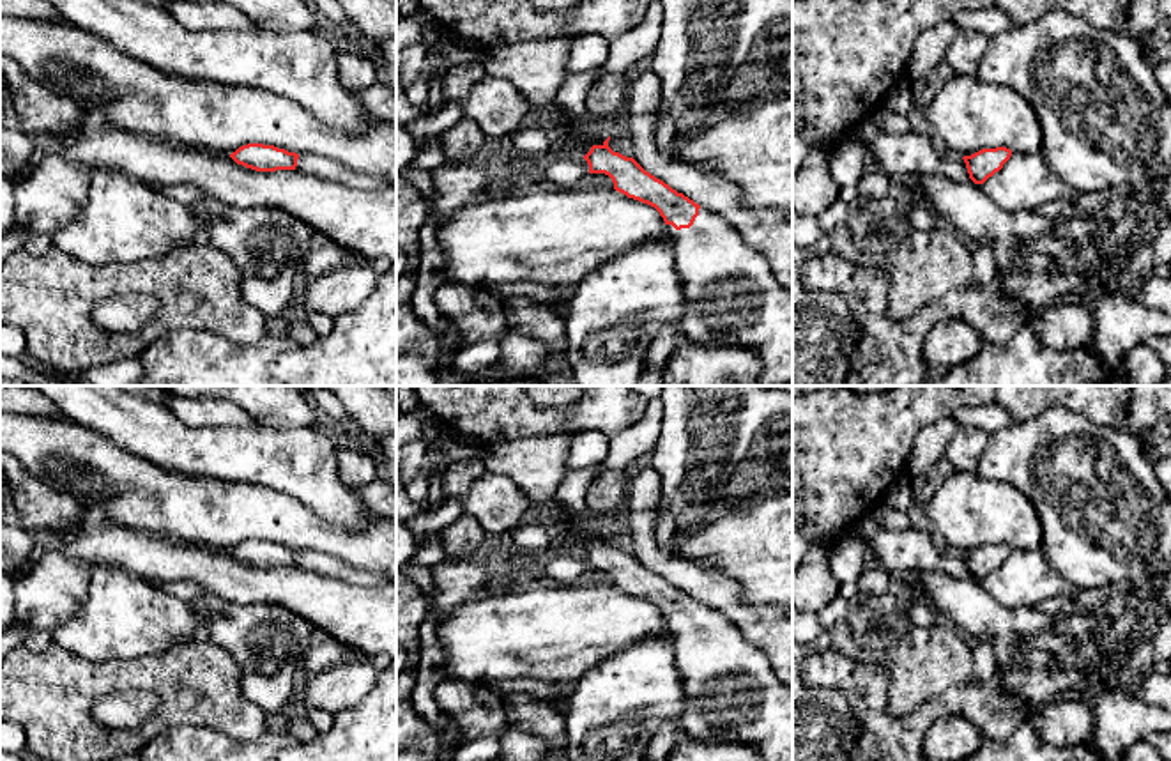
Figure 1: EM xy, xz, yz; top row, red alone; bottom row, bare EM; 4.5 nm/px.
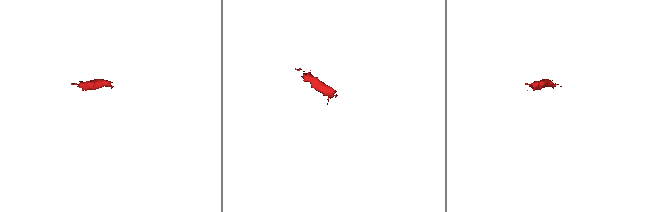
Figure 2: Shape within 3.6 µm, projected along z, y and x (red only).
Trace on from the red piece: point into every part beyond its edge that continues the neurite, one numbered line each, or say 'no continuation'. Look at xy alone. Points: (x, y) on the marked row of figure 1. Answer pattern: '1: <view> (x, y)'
no continuation

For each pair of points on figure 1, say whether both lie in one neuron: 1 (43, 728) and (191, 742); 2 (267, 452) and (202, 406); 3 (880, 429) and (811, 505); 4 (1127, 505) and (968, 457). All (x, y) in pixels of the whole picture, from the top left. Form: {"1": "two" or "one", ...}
{"1": "two", "2": "two", "3": "one", "4": "two"}

